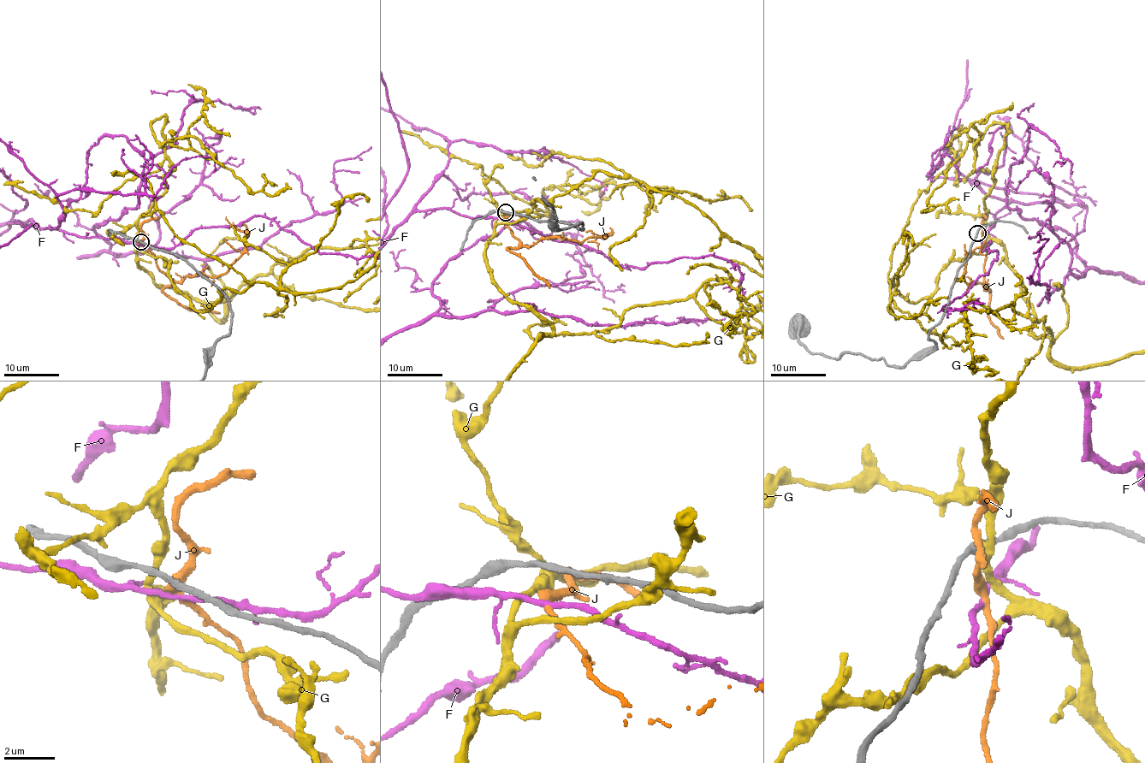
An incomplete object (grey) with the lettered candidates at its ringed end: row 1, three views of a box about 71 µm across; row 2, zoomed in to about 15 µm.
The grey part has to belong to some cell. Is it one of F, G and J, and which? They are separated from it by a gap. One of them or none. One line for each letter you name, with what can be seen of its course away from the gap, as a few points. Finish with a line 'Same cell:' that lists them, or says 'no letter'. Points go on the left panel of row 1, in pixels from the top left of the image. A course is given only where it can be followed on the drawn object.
J: via (139, 242), (154, 255), (157, 267), (175, 280), (198, 274), (218, 276), (240, 256), (246, 233), (225, 217)
Same cell: J

